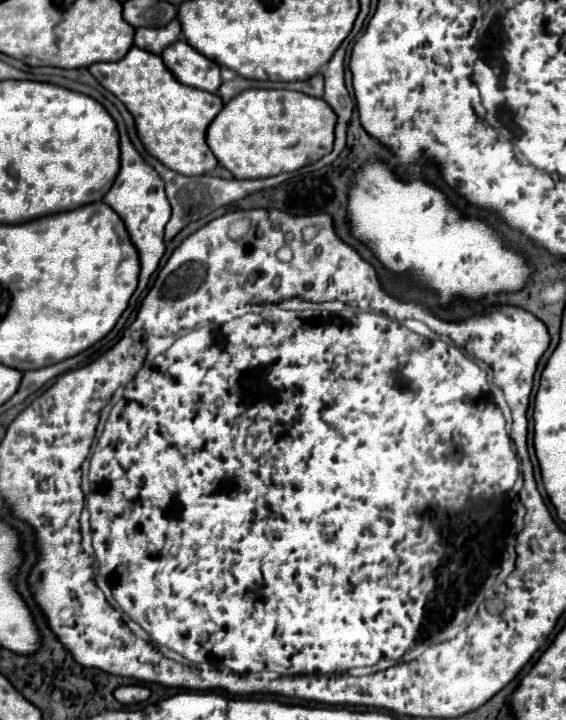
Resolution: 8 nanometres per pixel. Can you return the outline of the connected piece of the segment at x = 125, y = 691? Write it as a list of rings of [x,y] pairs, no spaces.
[[[133,684],[133,686],[119,686],[113,694],[121,704],[139,704],[139,702],[145,702],[151,692],[147,686]]]

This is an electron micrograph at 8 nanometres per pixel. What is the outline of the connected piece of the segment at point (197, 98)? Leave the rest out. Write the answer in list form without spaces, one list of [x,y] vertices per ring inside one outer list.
[[[133,46],[123,60],[93,64],[89,72],[127,106],[147,152],[167,168],[185,176],[197,176],[217,166],[217,158],[205,142],[207,126],[223,108],[223,100],[217,94],[181,84],[169,68],[165,68],[161,56],[137,46]]]

